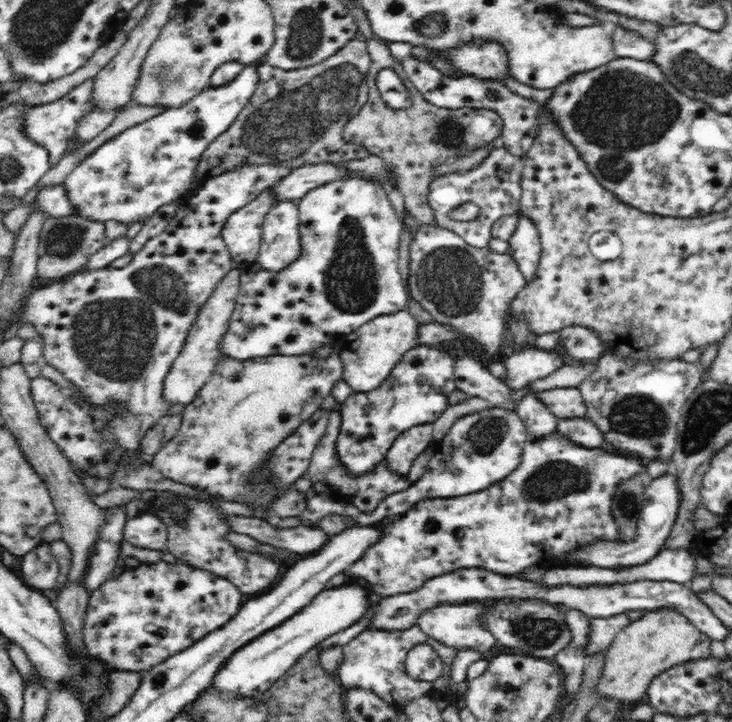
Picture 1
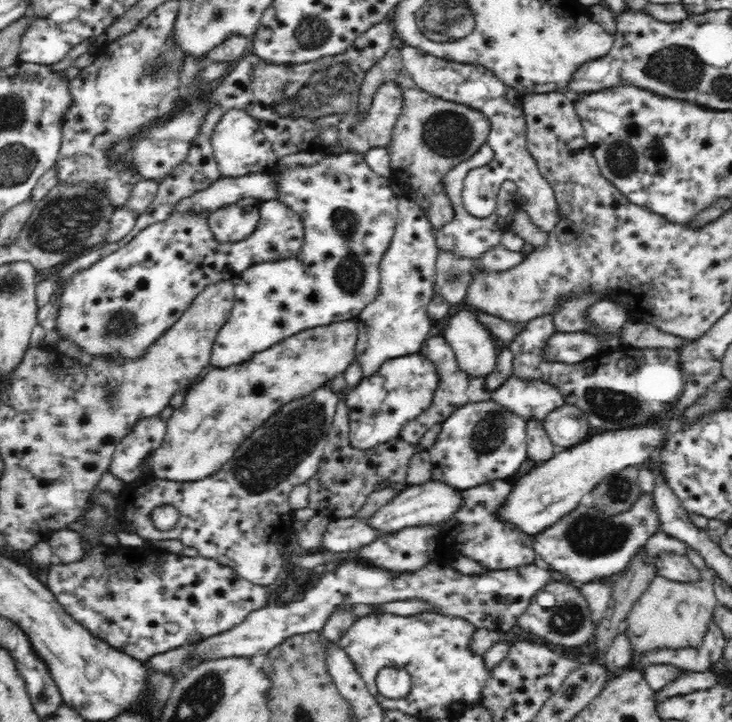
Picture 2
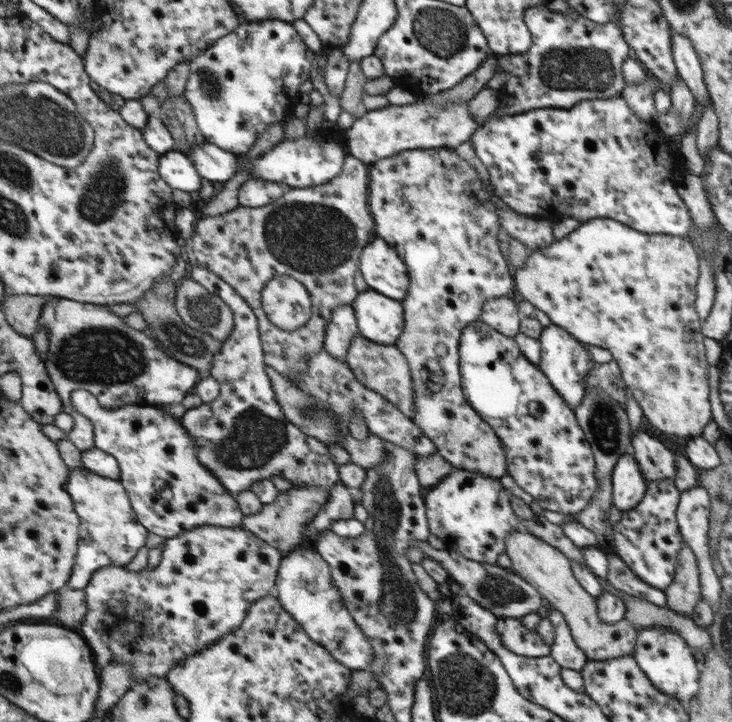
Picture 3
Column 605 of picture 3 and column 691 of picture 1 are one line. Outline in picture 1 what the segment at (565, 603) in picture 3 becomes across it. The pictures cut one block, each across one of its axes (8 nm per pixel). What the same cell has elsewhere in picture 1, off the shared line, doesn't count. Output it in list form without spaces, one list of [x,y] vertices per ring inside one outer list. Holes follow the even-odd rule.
[[[662,607],[643,610],[638,620],[618,631],[606,649],[604,670],[598,682],[598,699],[608,697],[622,704],[644,701],[647,686],[658,673],[686,661],[710,658],[711,638],[701,633],[682,612]]]

